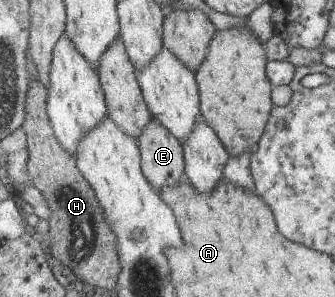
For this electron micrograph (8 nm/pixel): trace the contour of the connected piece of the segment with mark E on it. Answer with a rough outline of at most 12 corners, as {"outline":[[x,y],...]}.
{"outline":[[153,118],[138,139],[158,192],[186,179],[183,143]]}

